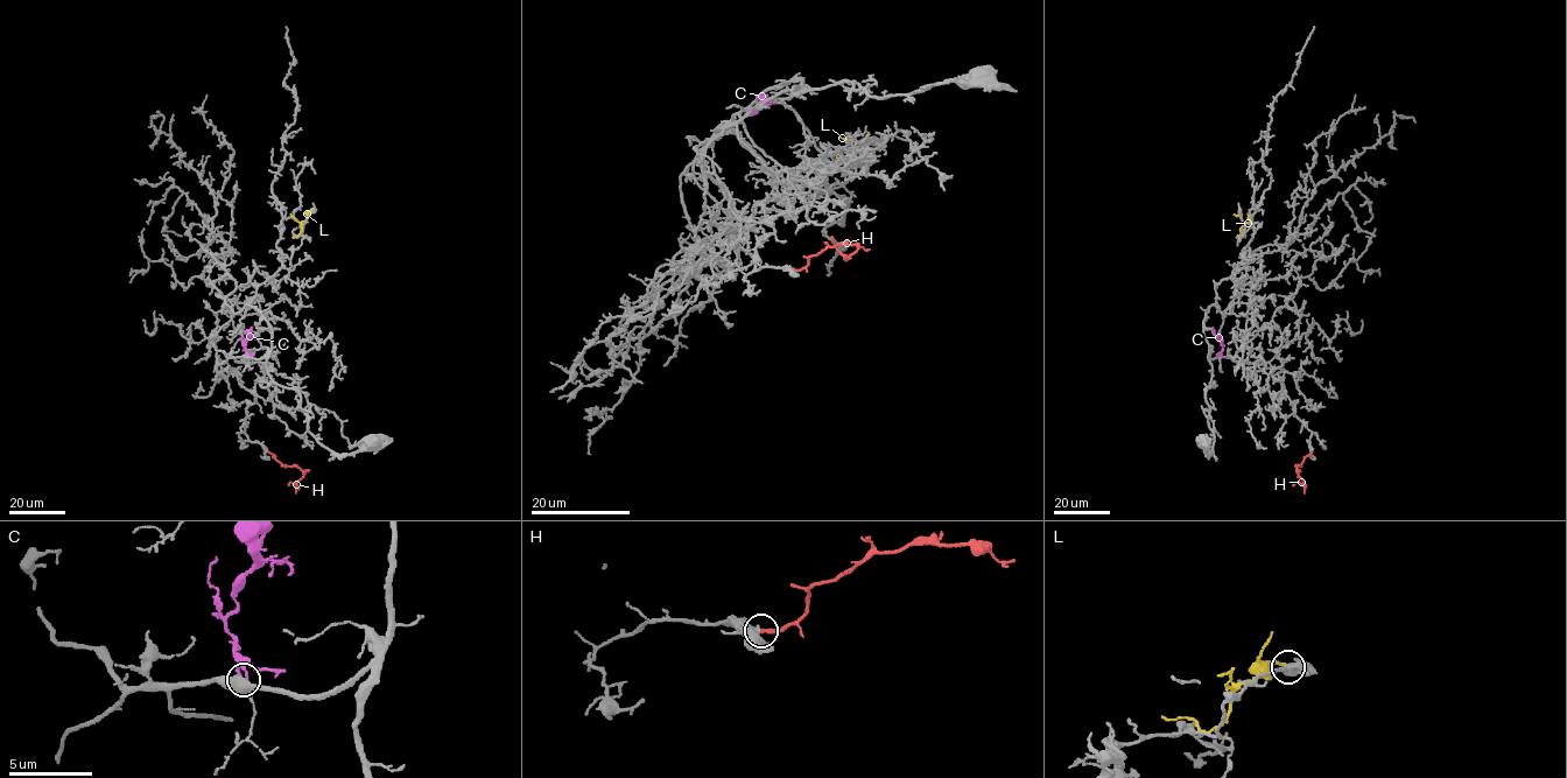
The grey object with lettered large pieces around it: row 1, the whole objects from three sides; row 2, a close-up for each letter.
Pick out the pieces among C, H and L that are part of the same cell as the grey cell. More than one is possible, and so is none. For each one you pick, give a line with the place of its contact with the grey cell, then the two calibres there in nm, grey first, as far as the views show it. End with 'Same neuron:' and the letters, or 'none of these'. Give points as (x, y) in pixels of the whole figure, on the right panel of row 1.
H: Touches grey at (1311, 451). Thickness 360 nm (grey) against 240 nm
Same neuron: H

